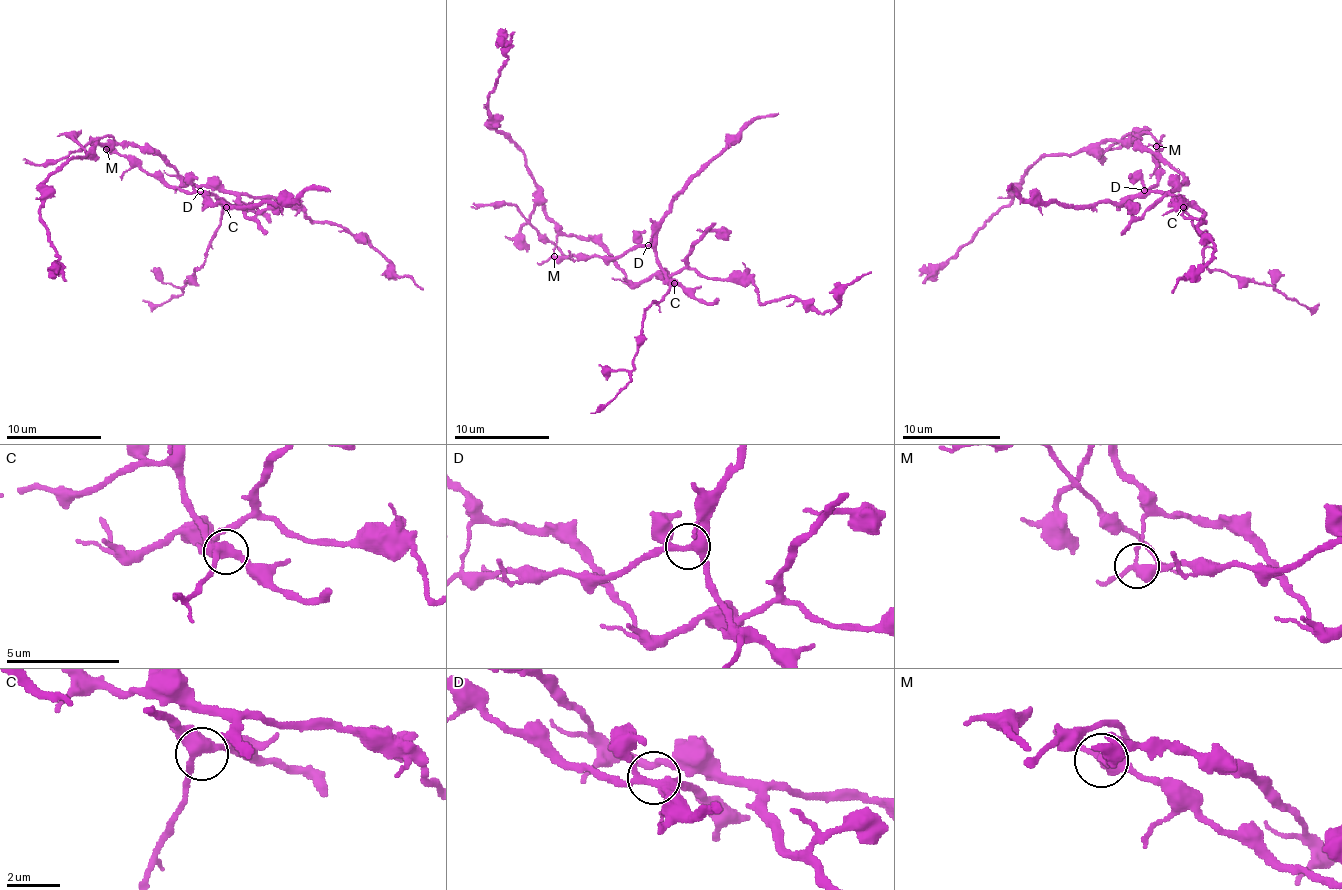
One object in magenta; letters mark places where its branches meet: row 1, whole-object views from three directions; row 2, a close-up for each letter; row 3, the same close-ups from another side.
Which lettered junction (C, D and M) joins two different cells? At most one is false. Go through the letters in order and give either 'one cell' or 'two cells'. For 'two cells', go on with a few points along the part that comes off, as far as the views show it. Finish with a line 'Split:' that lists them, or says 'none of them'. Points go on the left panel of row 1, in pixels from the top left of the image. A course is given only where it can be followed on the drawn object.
C: one cell
D: one cell
M: one cell
Split: none of them

